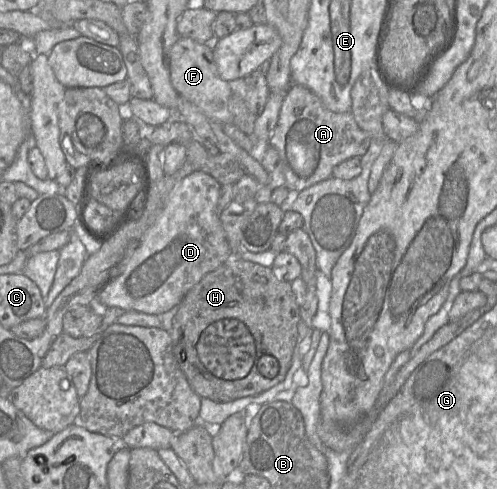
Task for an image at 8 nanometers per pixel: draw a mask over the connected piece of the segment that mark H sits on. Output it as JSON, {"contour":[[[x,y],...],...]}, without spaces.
{"contour":[[[232,257],[185,295],[170,335],[178,366],[200,398],[228,403],[257,396],[284,380],[301,321],[291,283],[265,267]]]}

